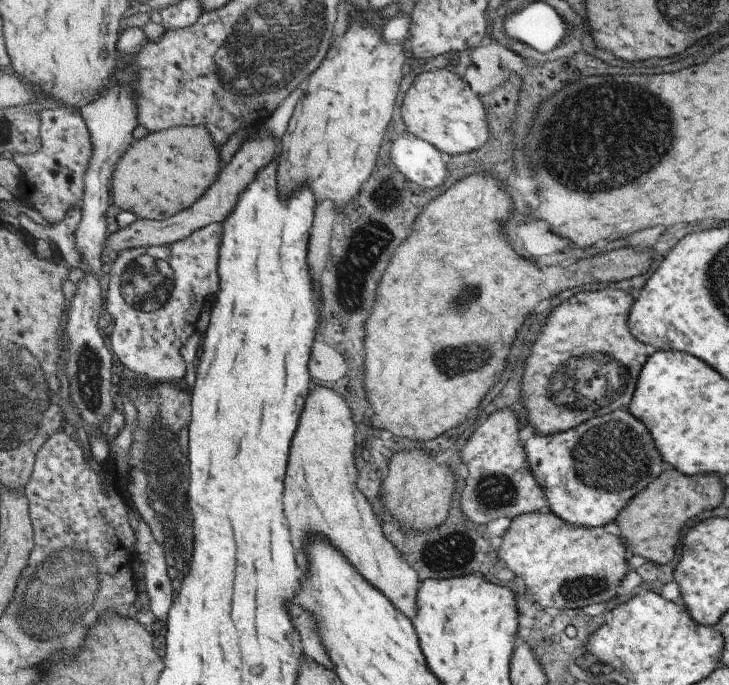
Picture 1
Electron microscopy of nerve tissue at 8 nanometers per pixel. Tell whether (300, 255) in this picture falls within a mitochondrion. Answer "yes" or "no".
no

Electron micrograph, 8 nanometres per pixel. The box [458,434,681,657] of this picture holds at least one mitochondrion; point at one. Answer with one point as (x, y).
(497, 491)

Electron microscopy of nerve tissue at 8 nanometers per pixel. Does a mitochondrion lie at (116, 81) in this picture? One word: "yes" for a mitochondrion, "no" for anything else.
no

